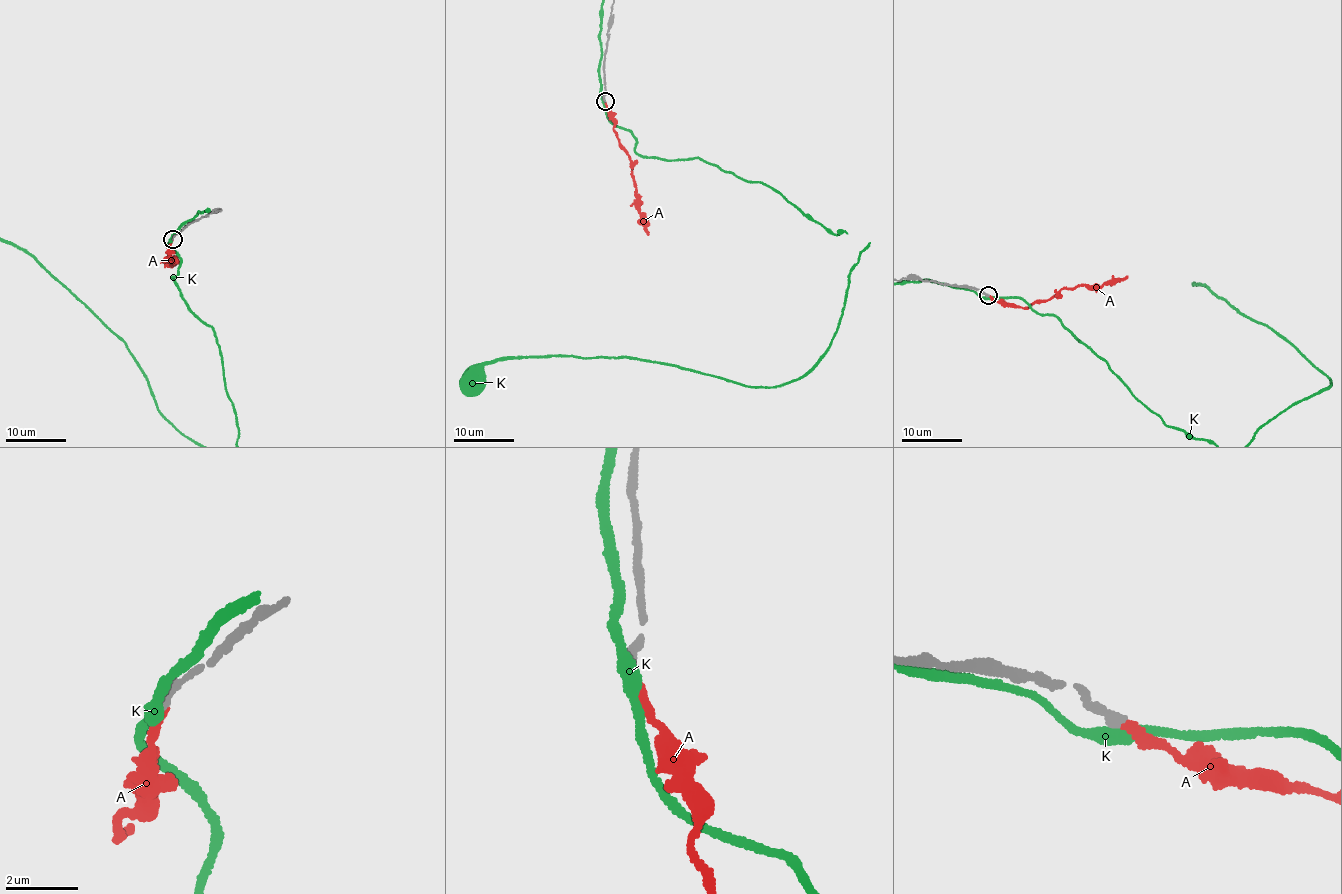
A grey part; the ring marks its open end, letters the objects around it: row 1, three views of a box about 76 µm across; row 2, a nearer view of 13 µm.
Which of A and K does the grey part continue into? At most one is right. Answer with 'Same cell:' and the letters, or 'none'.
Same cell: A

